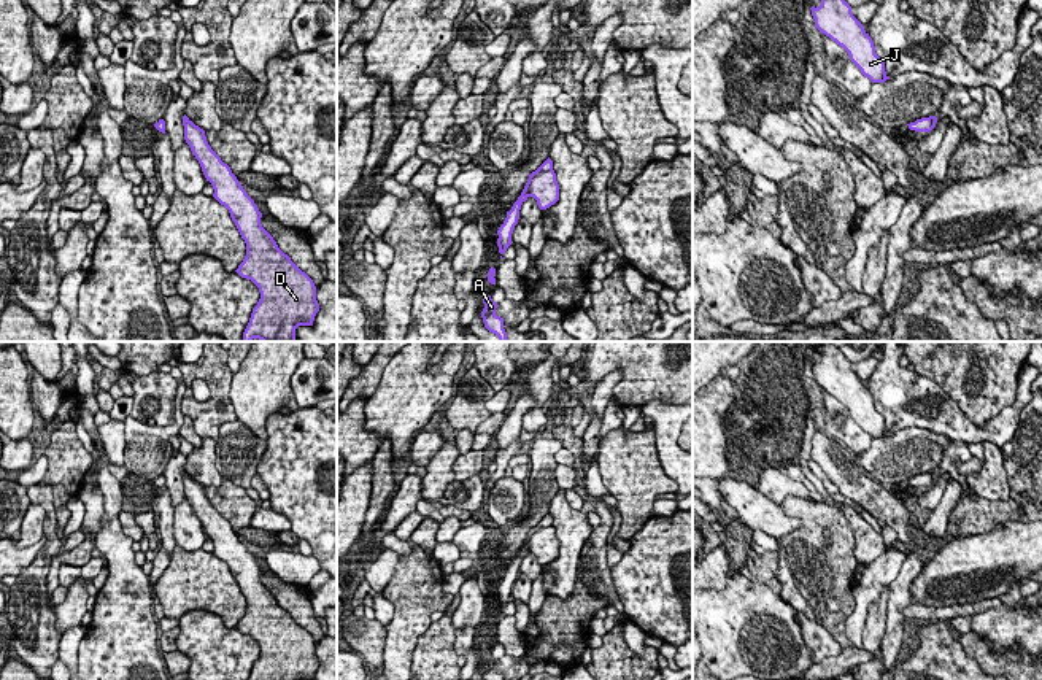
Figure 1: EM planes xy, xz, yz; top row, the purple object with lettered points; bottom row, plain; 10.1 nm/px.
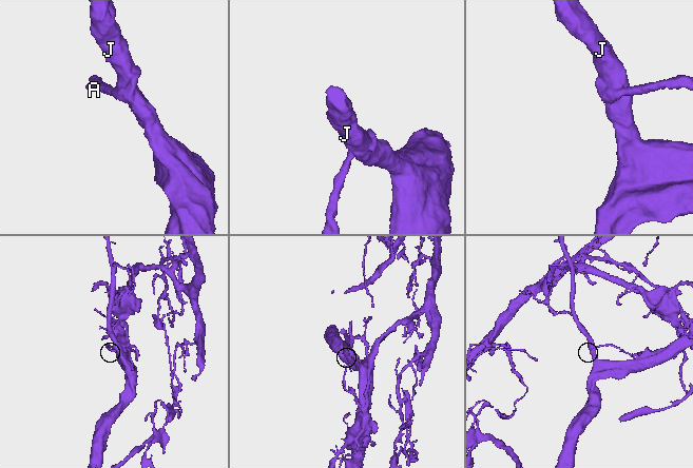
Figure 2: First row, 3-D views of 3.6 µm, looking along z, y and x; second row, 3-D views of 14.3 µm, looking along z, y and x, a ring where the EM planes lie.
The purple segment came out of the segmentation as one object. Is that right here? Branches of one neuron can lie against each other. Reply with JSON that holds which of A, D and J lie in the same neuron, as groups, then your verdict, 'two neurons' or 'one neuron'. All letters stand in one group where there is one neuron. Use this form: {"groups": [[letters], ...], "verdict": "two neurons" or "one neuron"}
{"groups": [["A"], ["D", "J"]], "verdict": "two neurons"}

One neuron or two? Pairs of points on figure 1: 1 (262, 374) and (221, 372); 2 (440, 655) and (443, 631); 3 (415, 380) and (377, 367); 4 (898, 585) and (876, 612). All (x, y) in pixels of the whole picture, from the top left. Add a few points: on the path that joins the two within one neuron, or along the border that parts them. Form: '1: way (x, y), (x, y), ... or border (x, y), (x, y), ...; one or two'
1: border (232, 374), (231, 404), (234, 412); two
2: way (440, 649), (440, 637); one
3: border (393, 358), (385, 367), (377, 390), (367, 399); two
4: border (890, 587), (883, 631); two

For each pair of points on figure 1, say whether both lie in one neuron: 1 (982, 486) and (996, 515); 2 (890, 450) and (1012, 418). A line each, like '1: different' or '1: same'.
1: different
2: different

